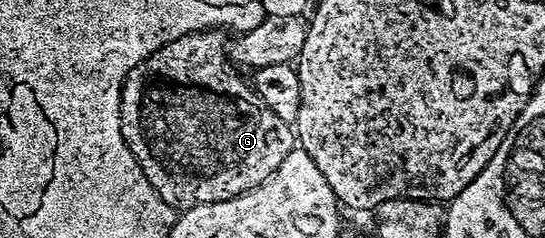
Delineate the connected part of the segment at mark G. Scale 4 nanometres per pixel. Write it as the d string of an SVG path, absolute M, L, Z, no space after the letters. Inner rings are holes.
M205 29L203 32L188 33L166 43L161 49L154 51L154 55L150 55L142 63L138 63L138 67L134 67L134 71L130 71L130 75L125 79L120 92L122 139L126 139L134 159L138 159L146 179L150 179L150 183L158 191L160 198L177 211L193 209L206 203L218 203L226 199L234 199L248 189L258 187L267 177L276 172L276 168L282 163L282 159L286 159L286 155L290 155L290 151L294 148L293 126L287 125L282 119L278 119L278 115L274 115L274 111L270 111L270 107L266 107L266 103L262 103L262 99L257 95L255 88L249 82L248 85L244 82L243 75L245 76L245 74L228 59L226 37L224 41L223 36L225 37L225 34L221 30Z

